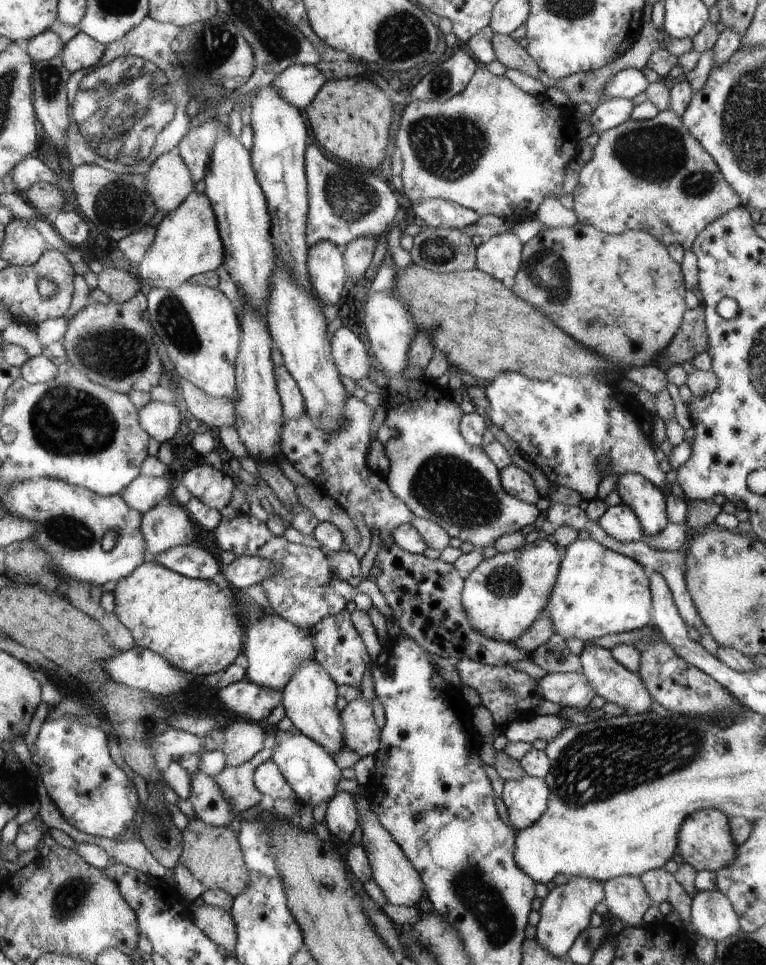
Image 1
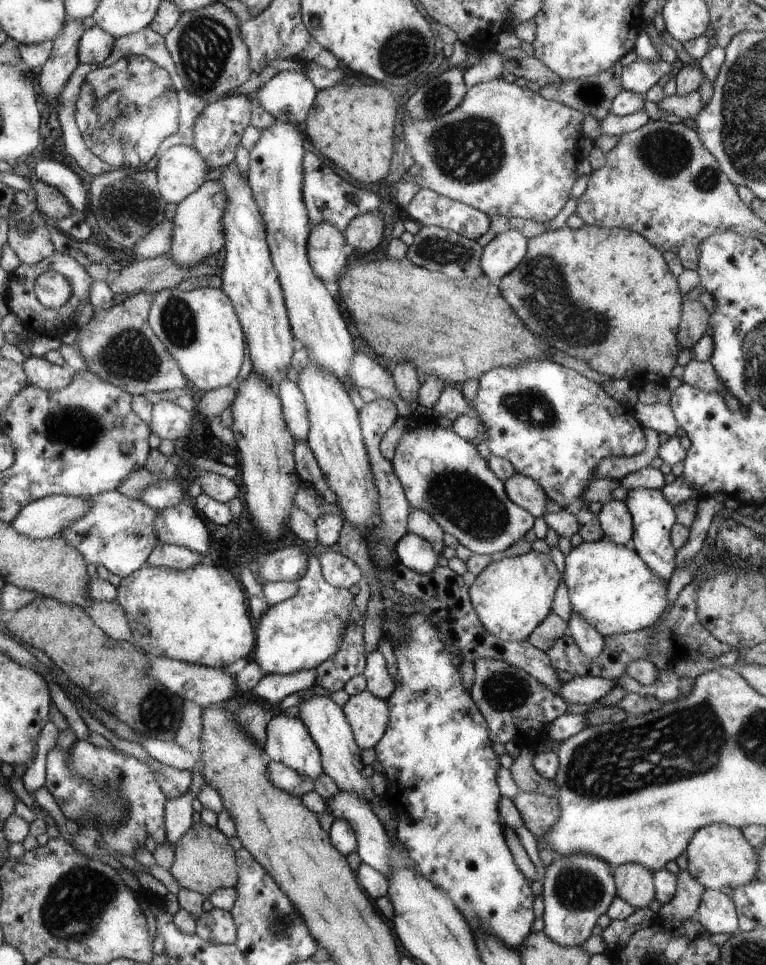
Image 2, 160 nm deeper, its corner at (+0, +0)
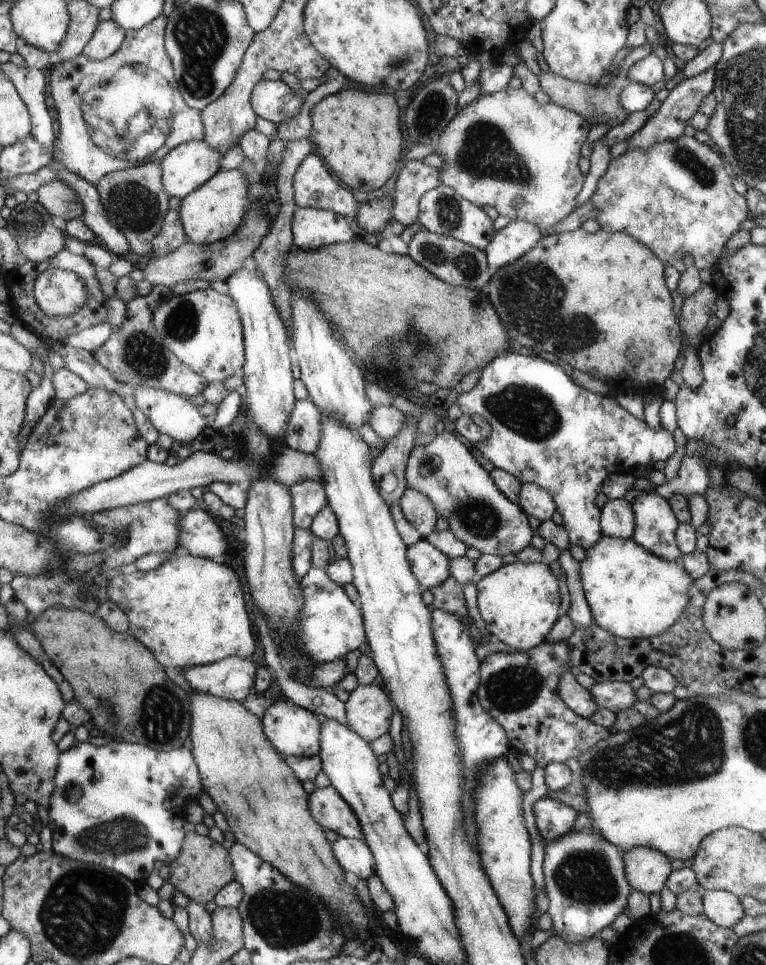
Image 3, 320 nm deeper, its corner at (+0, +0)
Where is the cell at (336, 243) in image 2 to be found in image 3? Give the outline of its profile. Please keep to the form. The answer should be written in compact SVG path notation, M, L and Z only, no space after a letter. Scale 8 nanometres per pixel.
M296 207L291 221L294 245L304 251L314 251L353 240L351 221L351 218L328 210Z

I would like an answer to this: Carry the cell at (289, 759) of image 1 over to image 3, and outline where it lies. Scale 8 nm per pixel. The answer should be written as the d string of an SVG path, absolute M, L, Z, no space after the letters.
M288 699L278 700L266 708L261 721L263 722L263 732L268 741L284 758L288 756L310 758L319 755L322 747L322 726L314 713L302 709L299 705L292 704Z

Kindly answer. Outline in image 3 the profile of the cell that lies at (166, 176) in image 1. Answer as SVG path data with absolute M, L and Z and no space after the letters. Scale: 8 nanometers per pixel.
M204 138L174 147L160 159L166 193L187 198L220 170L220 160L222 153Z

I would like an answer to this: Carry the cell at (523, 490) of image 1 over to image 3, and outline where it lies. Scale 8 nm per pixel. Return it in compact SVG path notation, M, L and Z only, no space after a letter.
M533 483L521 484L518 492L518 506L527 516L533 516L541 523L551 520L552 515L558 509L554 495Z

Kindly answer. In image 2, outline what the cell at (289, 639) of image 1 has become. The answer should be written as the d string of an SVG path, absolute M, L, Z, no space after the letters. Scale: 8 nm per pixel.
M304 546L309 554L308 568L305 575L297 582L298 590L294 596L271 606L259 620L258 642L252 660L267 674L292 674L293 672L316 668L331 659L342 647L347 626L352 623L350 611L354 608L354 596L348 590L340 590L331 585L323 576L322 565L317 559L317 552Z

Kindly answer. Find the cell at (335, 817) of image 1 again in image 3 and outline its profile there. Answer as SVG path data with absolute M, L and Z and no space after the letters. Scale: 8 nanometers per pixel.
M340 836L332 842L335 849L335 857L340 865L347 870L348 875L354 880L362 879L368 881L370 874L375 874L374 858L370 848L363 840L350 839Z

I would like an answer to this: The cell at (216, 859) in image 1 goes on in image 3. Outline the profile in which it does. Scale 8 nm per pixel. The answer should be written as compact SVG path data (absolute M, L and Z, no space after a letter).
M196 831L188 832L183 841L183 851L176 862L169 865L170 882L188 899L199 904L211 902L228 884L235 880L234 862L224 846L211 840L209 836L200 836Z

